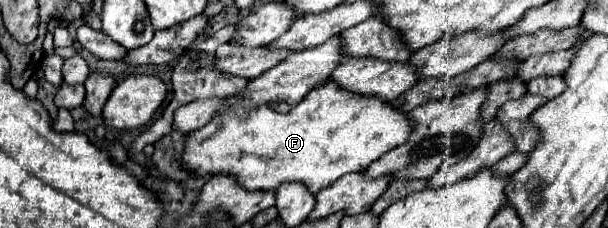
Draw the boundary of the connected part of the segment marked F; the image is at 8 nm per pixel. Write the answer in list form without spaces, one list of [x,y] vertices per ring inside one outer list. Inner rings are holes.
[[[339,36],[327,40],[321,46],[289,54],[283,62],[279,62],[271,70],[249,80],[245,92],[242,91],[227,98],[215,116],[211,118],[211,122],[205,124],[205,128],[199,128],[199,130],[187,134],[181,168],[187,168],[187,172],[197,174],[197,176],[229,174],[229,176],[237,178],[239,184],[249,192],[277,190],[283,182],[301,182],[309,188],[309,192],[317,194],[319,190],[331,186],[343,174],[361,172],[371,162],[375,162],[379,156],[383,156],[385,152],[393,150],[395,146],[405,144],[413,126],[403,112],[391,108],[389,102],[383,102],[381,98],[355,96],[351,92],[339,90],[335,84],[323,84],[329,78],[329,74],[343,60],[341,44],[337,40],[339,40]],[[299,100],[301,100],[301,104],[293,106],[287,114],[275,111],[270,105],[271,102],[293,104]]]

